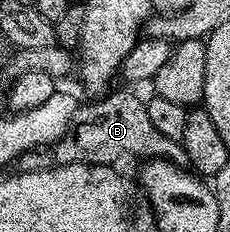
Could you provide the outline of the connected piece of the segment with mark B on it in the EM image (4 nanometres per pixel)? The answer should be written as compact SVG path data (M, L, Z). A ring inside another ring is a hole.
M111 90L95 98L94 103L83 102L72 117L68 129L53 144L52 150L39 149L26 151L16 164L21 173L43 171L49 167L72 165L73 163L96 163L99 165L118 165L121 159L168 159L179 165L186 163L186 150L176 139L164 137L156 130L156 125L148 118L145 102L137 99L130 91Z

